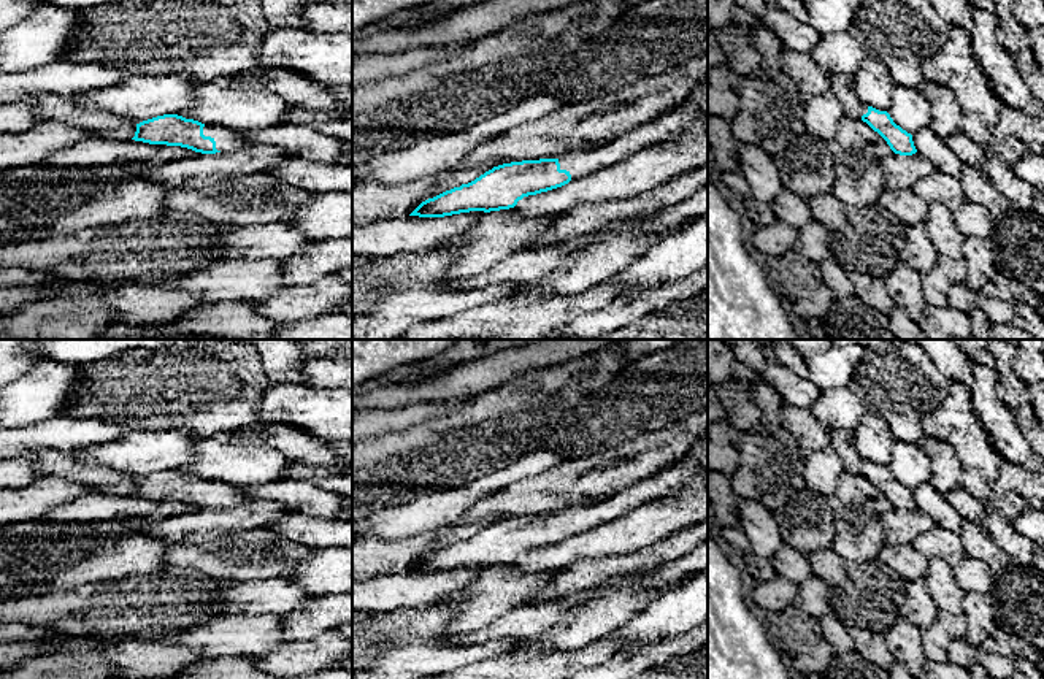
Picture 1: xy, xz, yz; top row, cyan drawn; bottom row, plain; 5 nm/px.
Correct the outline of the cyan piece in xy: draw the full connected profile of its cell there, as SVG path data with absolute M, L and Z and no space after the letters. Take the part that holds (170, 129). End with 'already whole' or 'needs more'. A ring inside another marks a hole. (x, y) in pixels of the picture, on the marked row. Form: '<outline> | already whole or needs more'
M163 114L136 124L135 141L181 146L202 154L232 152L251 146L243 132Z | needs more

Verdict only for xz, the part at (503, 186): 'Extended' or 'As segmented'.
Extended

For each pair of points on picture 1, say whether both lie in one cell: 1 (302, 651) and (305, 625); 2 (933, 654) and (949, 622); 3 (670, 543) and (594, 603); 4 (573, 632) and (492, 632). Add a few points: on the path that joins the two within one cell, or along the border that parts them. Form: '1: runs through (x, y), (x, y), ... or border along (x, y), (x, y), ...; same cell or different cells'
1: border along (335, 627), (311, 638), (289, 640), (286, 643); different cells
2: runs through (936, 646), (936, 638), (943, 630); same cell
3: border along (652, 570), (613, 576), (594, 589); different cells
4: runs through (552, 622), (513, 625); same cell

